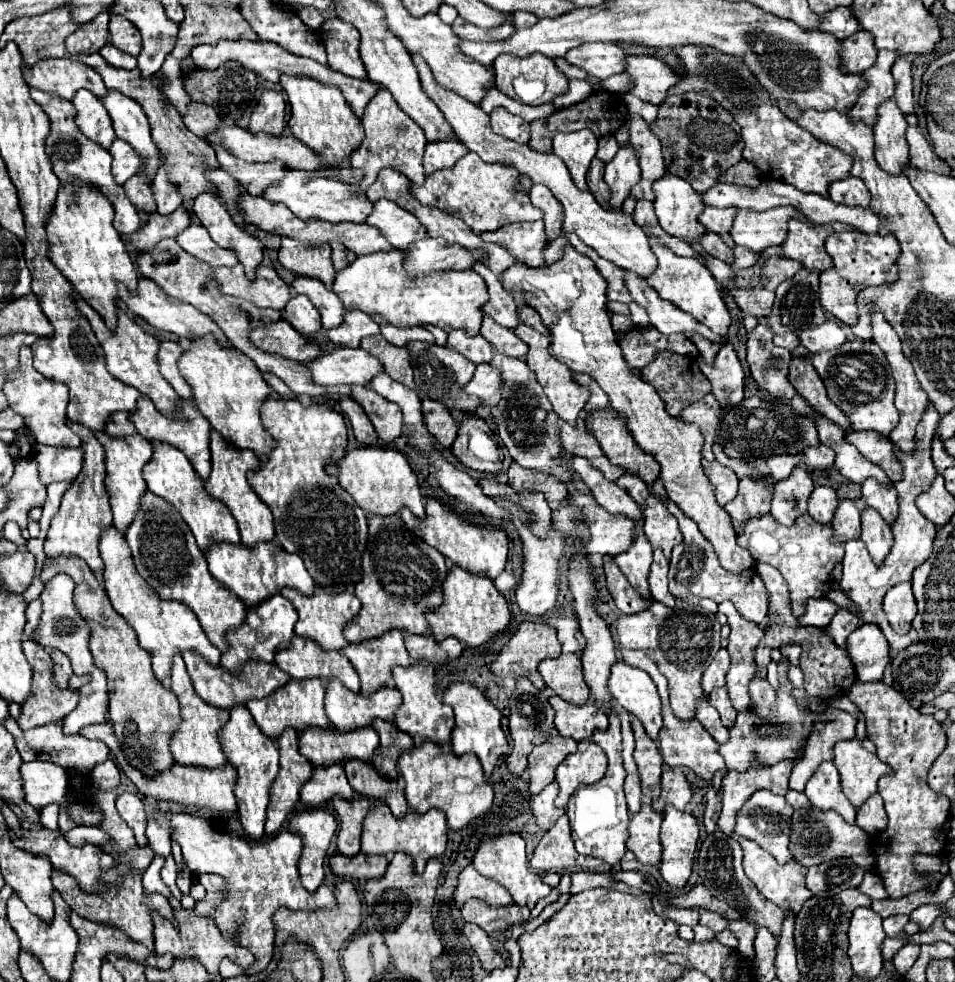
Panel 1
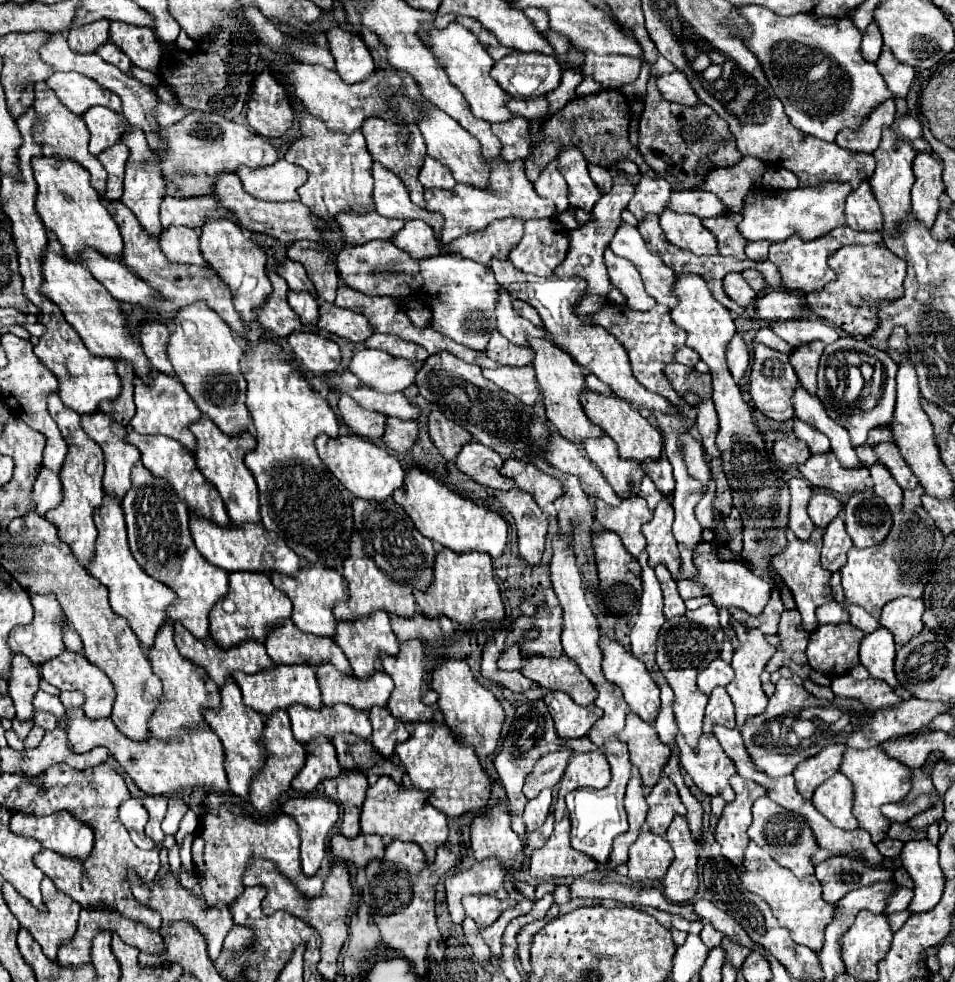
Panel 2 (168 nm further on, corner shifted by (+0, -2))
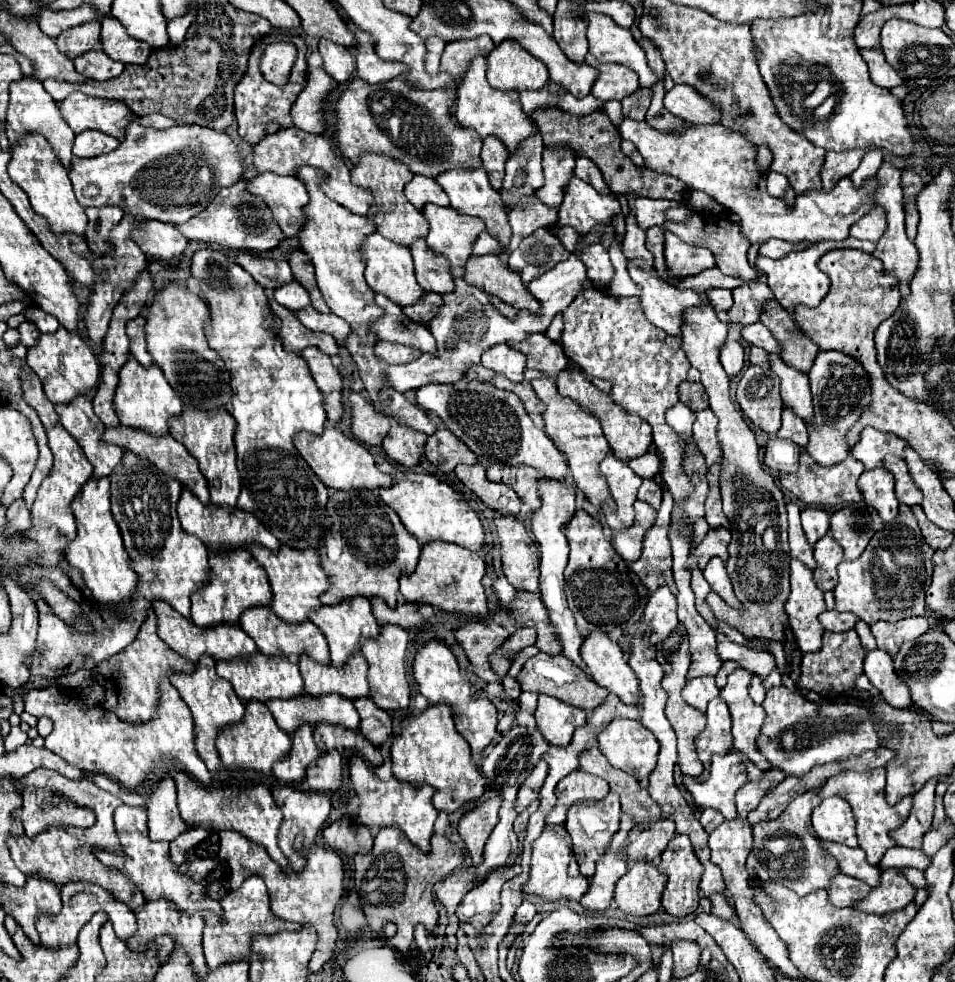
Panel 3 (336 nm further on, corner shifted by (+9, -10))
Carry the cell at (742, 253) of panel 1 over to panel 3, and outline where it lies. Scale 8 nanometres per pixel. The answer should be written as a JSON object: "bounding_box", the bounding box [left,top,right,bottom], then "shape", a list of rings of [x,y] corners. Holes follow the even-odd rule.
{"bounding_box":[759,240,811,258],"shape":[[[767,240],[763,244],[763,248],[759,250],[759,254],[763,256],[769,256],[769,258],[783,258],[791,252],[801,252],[805,248],[809,248],[811,242],[799,242],[799,244],[791,244],[791,242],[785,242],[785,240]]]}

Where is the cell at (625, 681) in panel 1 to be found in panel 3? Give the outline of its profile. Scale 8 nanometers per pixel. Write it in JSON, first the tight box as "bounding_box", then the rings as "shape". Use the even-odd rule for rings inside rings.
{"bounding_box":[581,630,639,704],"shape":[[[593,630],[581,644],[581,658],[589,668],[591,678],[617,694],[625,704],[639,702],[639,682],[631,666],[625,662],[623,650],[611,642],[603,630]]]}

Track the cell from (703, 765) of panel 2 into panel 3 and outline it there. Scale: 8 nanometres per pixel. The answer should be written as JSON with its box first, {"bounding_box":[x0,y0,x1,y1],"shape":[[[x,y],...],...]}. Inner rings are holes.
{"bounding_box":[683,754,747,820],"shape":[[[743,754],[713,756],[709,780],[699,784],[693,776],[683,776],[683,784],[699,808],[717,808],[727,820],[737,818],[735,792],[747,784]]]}

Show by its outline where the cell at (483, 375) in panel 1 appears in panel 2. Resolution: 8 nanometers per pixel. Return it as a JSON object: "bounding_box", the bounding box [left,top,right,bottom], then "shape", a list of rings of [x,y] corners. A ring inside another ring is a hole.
{"bounding_box":[482,364,540,406],"shape":[[[530,364],[522,366],[522,368],[512,368],[512,366],[498,366],[494,370],[484,368],[482,374],[484,374],[484,378],[488,378],[496,386],[500,386],[502,390],[514,394],[520,402],[524,402],[528,406],[532,406],[540,396],[540,390],[538,390],[538,384],[534,378],[534,368]]]}

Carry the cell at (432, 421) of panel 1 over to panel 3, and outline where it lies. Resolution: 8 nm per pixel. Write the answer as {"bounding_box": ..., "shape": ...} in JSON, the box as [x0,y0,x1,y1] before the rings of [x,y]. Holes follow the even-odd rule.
{"bounding_box":[425,428,477,474],"shape":[[[439,428],[427,438],[425,456],[433,466],[437,466],[445,474],[451,474],[457,464],[477,462],[477,456],[447,428]]]}

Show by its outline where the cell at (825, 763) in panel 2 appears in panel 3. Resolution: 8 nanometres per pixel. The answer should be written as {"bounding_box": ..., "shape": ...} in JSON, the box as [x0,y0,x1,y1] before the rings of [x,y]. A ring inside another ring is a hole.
{"bounding_box":[753,790,839,896],"shape":[[[817,790],[805,792],[803,796],[797,796],[783,810],[783,814],[777,820],[767,822],[763,826],[761,824],[753,826],[753,850],[757,852],[755,844],[757,844],[757,840],[761,840],[763,848],[767,848],[767,852],[771,852],[771,856],[767,856],[769,860],[761,860],[761,864],[769,870],[769,876],[775,882],[785,884],[799,896],[807,896],[819,888],[827,890],[833,876],[839,872],[837,860],[821,846],[821,840],[811,826],[811,812],[815,806],[819,806],[819,802],[821,802],[821,798],[819,798]]]}

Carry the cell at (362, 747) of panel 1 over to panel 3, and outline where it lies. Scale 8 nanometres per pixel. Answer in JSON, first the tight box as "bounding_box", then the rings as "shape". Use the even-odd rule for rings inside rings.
{"bounding_box":[267,694,359,734],"shape":[[[301,694],[291,700],[267,700],[267,708],[271,710],[273,718],[277,720],[279,728],[287,730],[289,734],[295,732],[303,722],[317,724],[317,722],[331,722],[343,724],[351,730],[359,726],[359,714],[351,700],[339,694],[325,694],[325,696],[309,696]]]}

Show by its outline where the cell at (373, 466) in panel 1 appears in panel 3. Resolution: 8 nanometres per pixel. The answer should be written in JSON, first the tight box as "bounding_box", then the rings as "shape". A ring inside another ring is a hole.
{"bounding_box":[295,426,391,490],"shape":[[[327,426],[323,434],[311,434],[311,432],[297,432],[295,434],[295,448],[303,456],[303,460],[309,464],[309,468],[315,472],[315,476],[333,490],[375,490],[375,488],[389,488],[391,476],[383,474],[375,466],[375,458],[353,438],[345,436],[333,426]]]}

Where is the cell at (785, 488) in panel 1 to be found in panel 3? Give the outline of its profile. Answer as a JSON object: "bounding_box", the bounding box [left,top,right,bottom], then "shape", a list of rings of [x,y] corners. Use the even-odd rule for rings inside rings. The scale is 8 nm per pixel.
{"bounding_box":[787,502,815,568],"shape":[[[789,502],[787,504],[787,512],[789,512],[789,546],[791,546],[791,558],[801,560],[807,568],[815,568],[815,558],[813,558],[813,546],[807,542],[803,528],[801,528],[801,520],[799,520],[799,506]]]}

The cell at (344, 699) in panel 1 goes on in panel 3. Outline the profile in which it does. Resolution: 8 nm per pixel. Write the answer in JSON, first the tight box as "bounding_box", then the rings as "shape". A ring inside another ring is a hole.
{"bounding_box":[299,652,369,700],"shape":[[[355,652],[341,668],[319,664],[309,656],[299,656],[299,670],[305,680],[305,692],[311,696],[329,692],[339,692],[349,700],[369,696],[367,660],[361,652]]]}

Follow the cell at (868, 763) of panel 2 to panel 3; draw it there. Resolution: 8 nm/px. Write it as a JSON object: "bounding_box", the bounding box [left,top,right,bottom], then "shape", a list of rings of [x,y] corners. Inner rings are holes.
{"bounding_box":[819,768,911,866],"shape":[[[875,768],[871,772],[841,772],[839,776],[833,776],[831,780],[827,780],[819,790],[819,796],[841,796],[843,800],[847,800],[853,808],[855,820],[857,820],[857,838],[859,838],[859,846],[865,850],[867,860],[873,866],[879,866],[881,858],[885,856],[885,852],[895,844],[895,840],[891,838],[891,832],[899,828],[899,824],[903,824],[903,820],[907,820],[909,812],[911,812],[911,796],[905,796],[899,804],[889,806],[885,800],[885,768]]]}

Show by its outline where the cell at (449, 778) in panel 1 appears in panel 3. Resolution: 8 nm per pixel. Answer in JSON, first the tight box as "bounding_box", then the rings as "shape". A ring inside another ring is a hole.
{"bounding_box":[391,704,485,812],"shape":[[[435,704],[425,708],[417,716],[405,716],[401,722],[401,734],[391,744],[393,776],[409,784],[429,784],[437,792],[433,804],[437,810],[455,812],[467,802],[475,802],[485,792],[485,778],[471,762],[471,748],[467,740],[455,730],[453,710],[447,704]]]}

